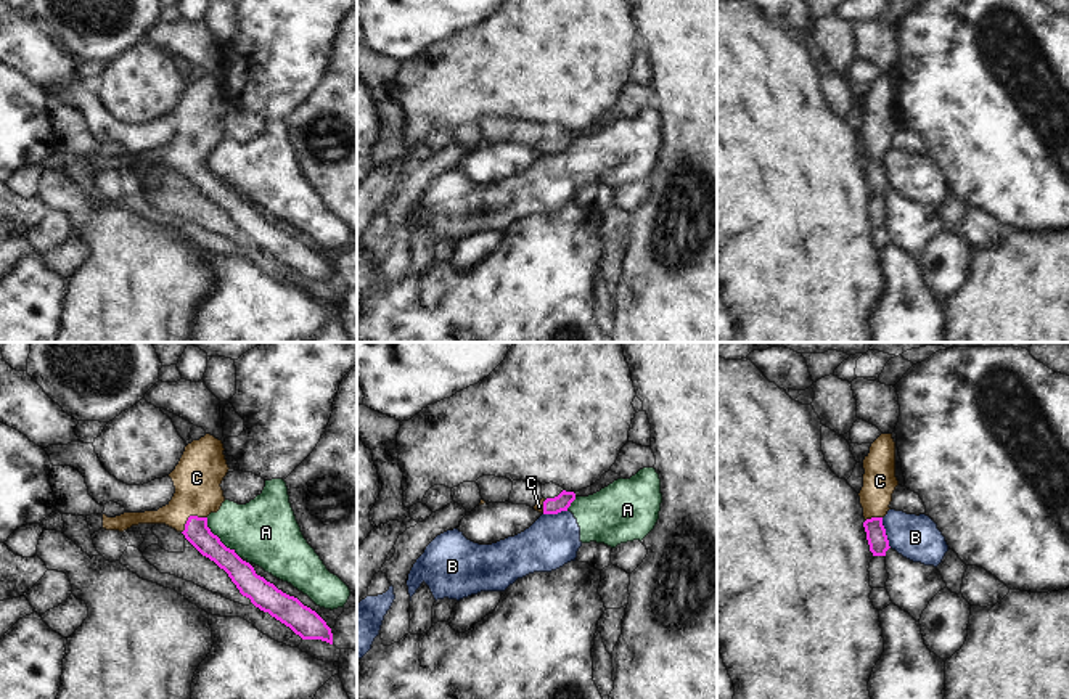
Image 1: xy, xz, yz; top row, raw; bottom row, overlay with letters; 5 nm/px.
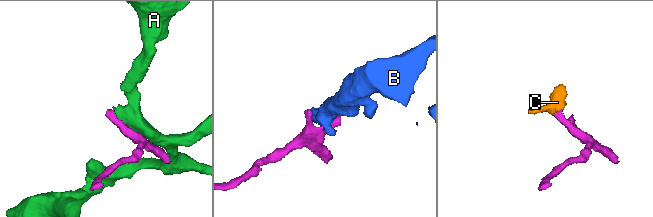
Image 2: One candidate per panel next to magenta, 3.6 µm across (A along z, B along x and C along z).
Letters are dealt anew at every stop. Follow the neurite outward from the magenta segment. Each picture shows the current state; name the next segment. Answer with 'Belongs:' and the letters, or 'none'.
Belongs: C

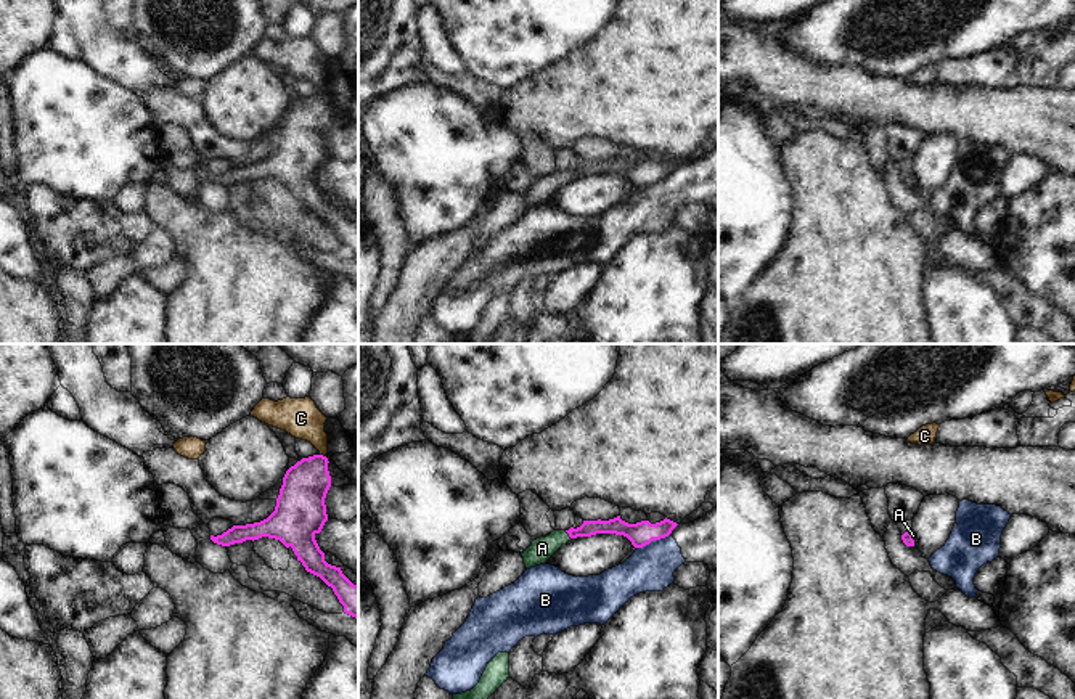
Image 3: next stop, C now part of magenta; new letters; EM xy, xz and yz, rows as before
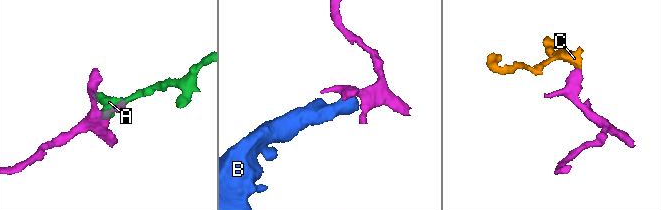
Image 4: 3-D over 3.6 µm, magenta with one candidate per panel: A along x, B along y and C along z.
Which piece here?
Belongs: A

